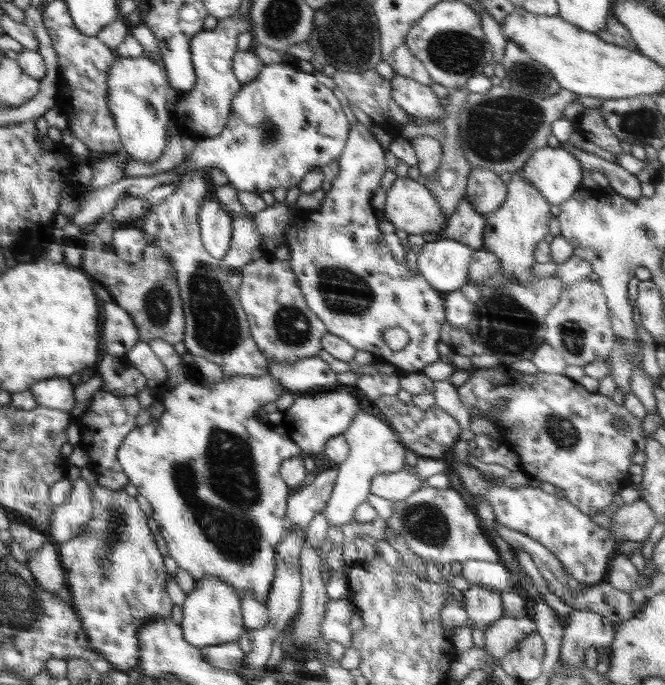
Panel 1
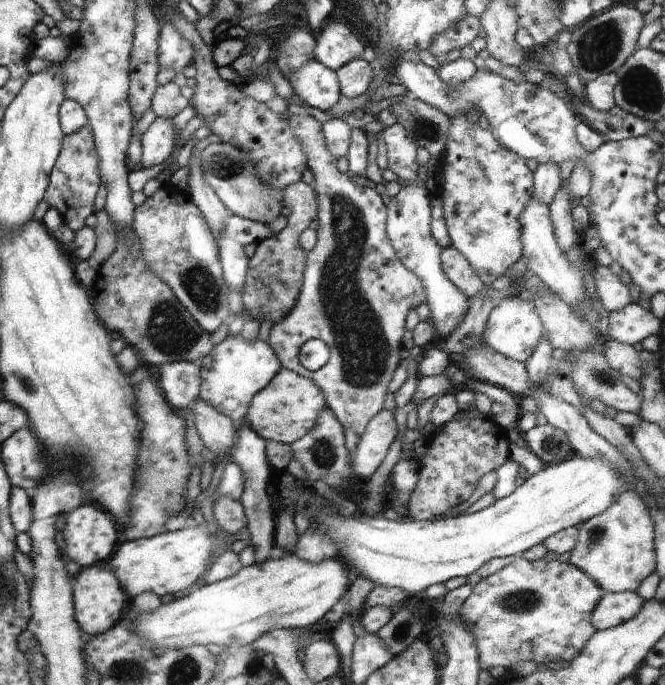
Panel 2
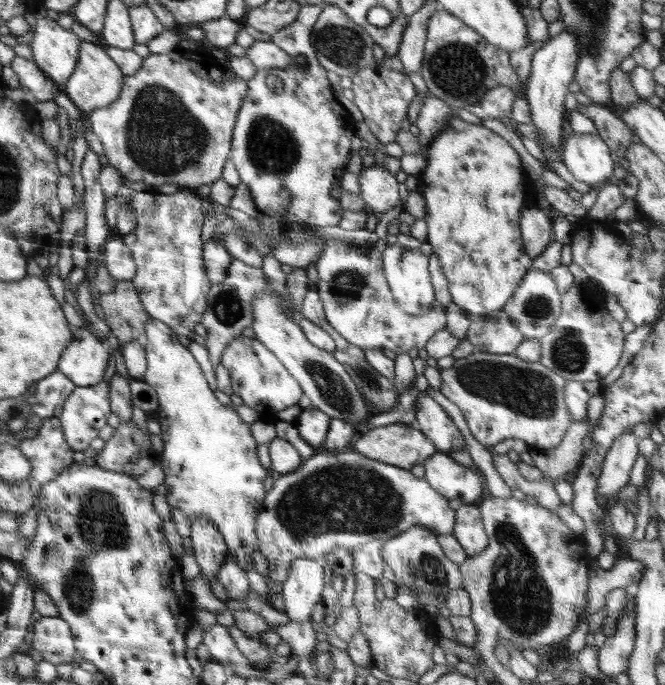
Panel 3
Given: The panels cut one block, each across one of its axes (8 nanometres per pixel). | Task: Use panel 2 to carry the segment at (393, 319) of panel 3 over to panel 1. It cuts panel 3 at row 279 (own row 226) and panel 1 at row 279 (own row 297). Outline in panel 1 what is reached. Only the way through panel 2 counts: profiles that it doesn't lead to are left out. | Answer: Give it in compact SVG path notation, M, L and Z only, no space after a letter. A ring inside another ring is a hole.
M358 122L351 126L344 151L337 162L340 164L339 174L325 194L320 210L310 214L307 220L295 217L284 233L287 237L285 245L291 255L290 268L298 277L298 286L306 304L325 324L328 332L340 336L357 350L368 351L377 360L394 365L402 374L423 372L429 364L440 361L438 340L441 340L442 324L446 322L444 295L433 289L422 275L409 269L406 263L397 262L379 230L371 198L387 171L385 150ZM394 326L404 328L410 335L410 342L402 350L388 348L384 340L384 331Z

